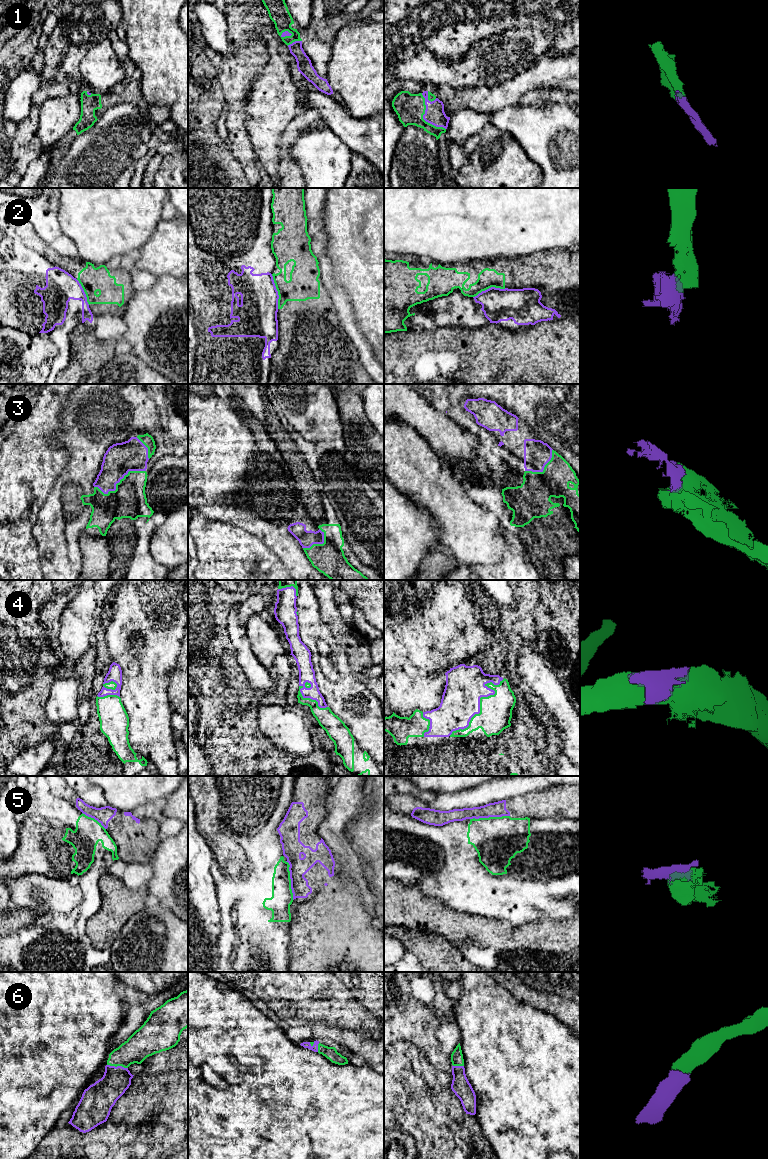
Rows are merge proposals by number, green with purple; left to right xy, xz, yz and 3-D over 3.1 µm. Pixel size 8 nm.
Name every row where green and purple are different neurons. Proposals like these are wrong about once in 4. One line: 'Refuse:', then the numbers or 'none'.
Refuse: 2, 5

